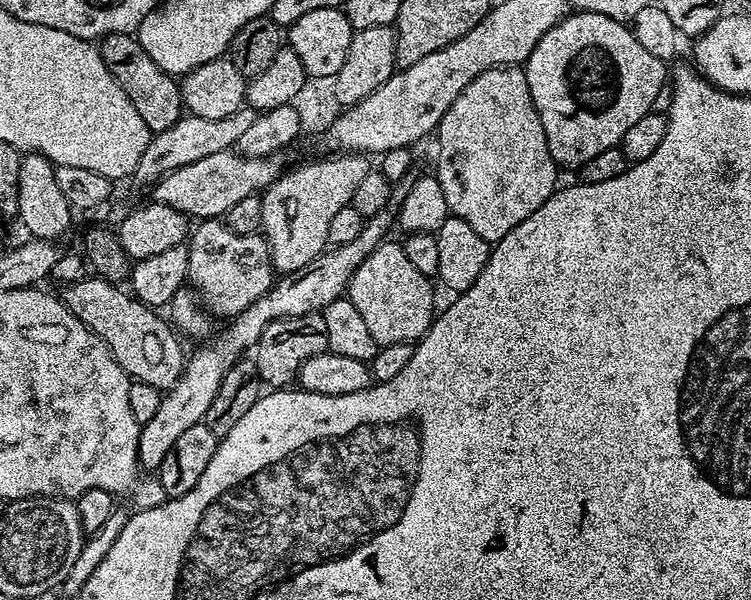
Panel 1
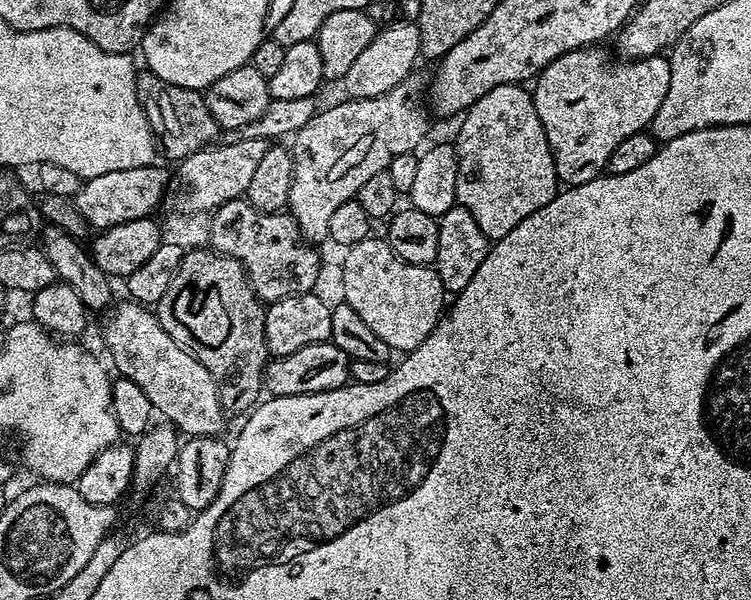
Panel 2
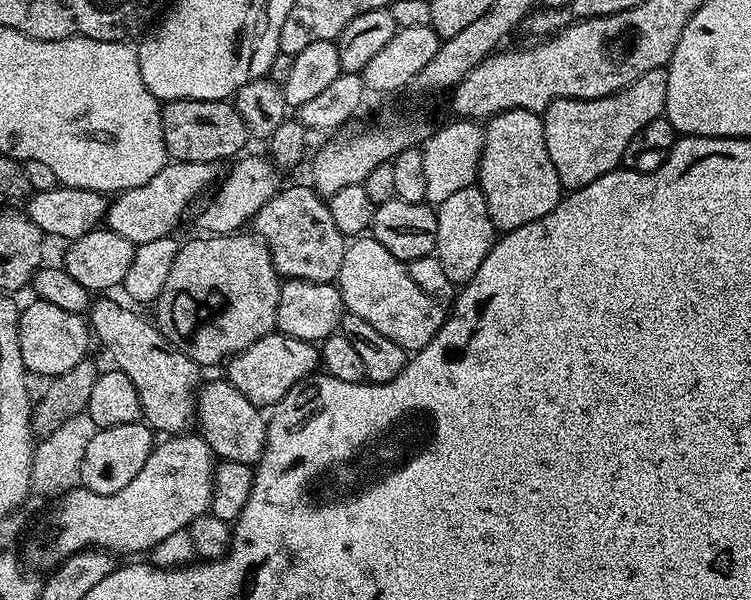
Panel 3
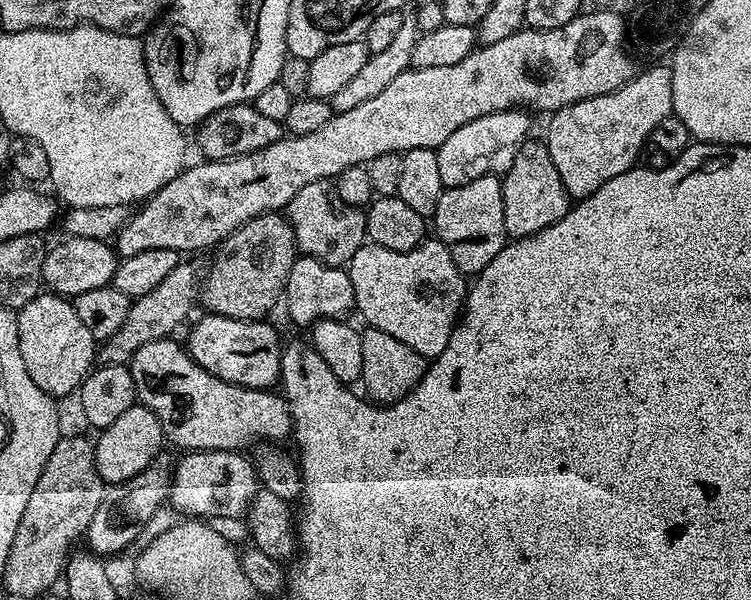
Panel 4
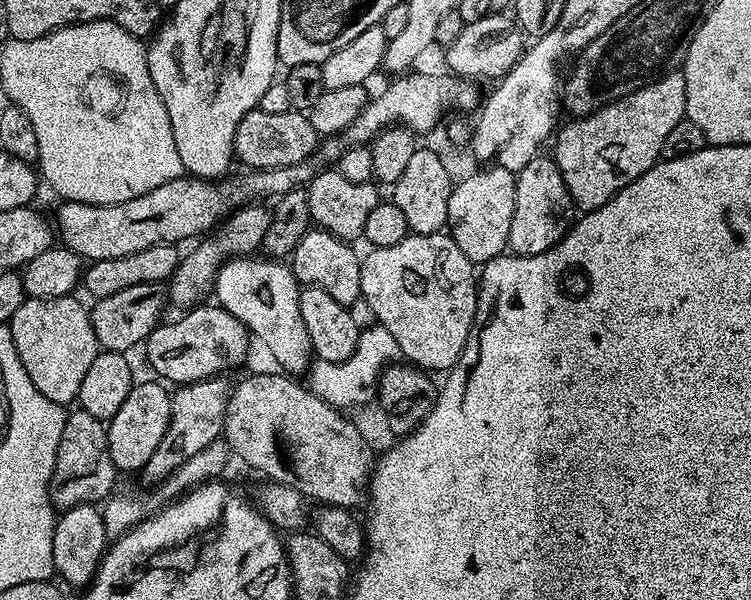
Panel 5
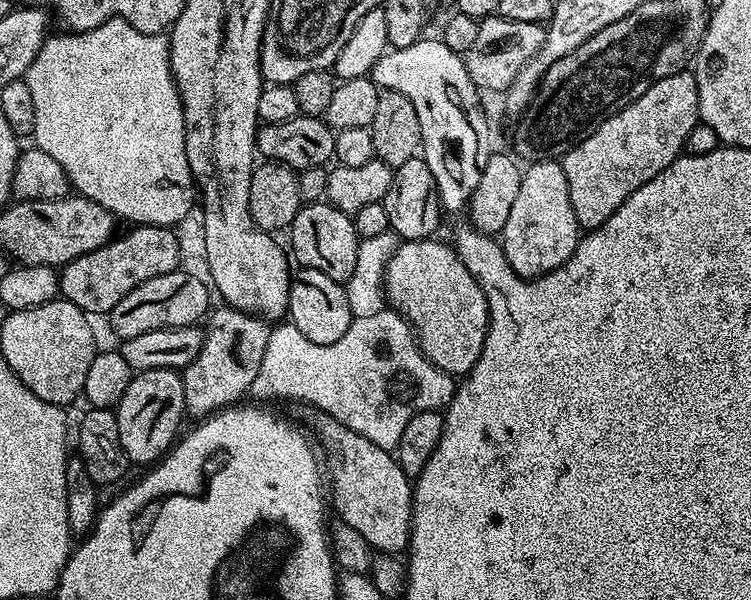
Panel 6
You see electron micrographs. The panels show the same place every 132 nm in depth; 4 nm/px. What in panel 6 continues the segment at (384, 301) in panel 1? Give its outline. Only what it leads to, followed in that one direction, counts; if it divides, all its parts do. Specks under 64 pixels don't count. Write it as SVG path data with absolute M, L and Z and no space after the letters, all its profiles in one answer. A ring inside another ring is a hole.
M439 239L406 240L397 243L396 253L384 271L384 294L392 311L399 312L416 334L416 343L422 354L443 372L454 378L467 376L468 371L478 362L482 346L488 333L488 303L482 294L480 284L474 282L470 270L462 266L455 247L451 243L439 244Z

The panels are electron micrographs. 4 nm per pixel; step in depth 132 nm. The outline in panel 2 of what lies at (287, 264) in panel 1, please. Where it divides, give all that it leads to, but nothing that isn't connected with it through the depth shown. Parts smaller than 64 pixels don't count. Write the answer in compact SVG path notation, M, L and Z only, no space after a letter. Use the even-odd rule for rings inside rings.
M413 70L403 82L394 86L394 90L378 94L378 98L344 98L335 104L327 105L323 110L317 111L316 116L310 118L306 126L302 126L302 130L291 136L290 151L294 162L294 174L287 211L291 212L292 217L298 222L305 240L316 246L325 243L328 240L330 218L334 210L338 210L342 202L355 200L361 186L370 178L374 178L374 174L387 170L392 159L398 154L416 152L425 143L423 140L428 136L430 112L427 107L420 108L420 100L422 104L422 97L429 84L427 75L423 76L420 70Z

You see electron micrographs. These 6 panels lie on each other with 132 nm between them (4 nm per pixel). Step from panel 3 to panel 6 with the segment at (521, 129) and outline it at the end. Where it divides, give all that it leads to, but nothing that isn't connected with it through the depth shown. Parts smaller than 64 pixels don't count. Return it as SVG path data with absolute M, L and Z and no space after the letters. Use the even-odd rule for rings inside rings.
M538 160L529 163L522 171L522 186L514 198L514 207L506 218L502 233L502 247L506 262L519 276L534 280L548 272L558 270L574 254L582 235L578 218L574 218L574 206L570 206L570 186L566 186L566 174L560 160Z

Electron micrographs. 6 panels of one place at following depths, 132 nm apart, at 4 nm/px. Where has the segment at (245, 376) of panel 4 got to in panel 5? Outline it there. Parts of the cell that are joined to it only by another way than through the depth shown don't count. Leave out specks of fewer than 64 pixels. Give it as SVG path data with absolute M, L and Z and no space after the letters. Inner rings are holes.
M204 302L178 316L173 324L157 324L147 338L148 364L157 372L157 377L165 376L160 378L173 380L176 386L193 384L199 380L211 380L214 376L224 376L247 358L250 333L243 322L226 309Z

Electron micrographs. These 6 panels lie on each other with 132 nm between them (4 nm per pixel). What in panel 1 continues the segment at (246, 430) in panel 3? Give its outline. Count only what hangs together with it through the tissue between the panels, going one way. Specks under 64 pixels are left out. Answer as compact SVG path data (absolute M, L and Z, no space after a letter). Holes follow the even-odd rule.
M89 274L83 280L63 285L62 299L74 318L81 320L90 331L98 334L98 338L102 338L102 342L106 342L118 366L122 366L132 380L141 380L161 390L172 388L184 373L186 363L181 337L165 317L165 321L160 317L157 309L149 308L131 291L124 289L123 292L120 288L123 287L105 280L103 276Z

